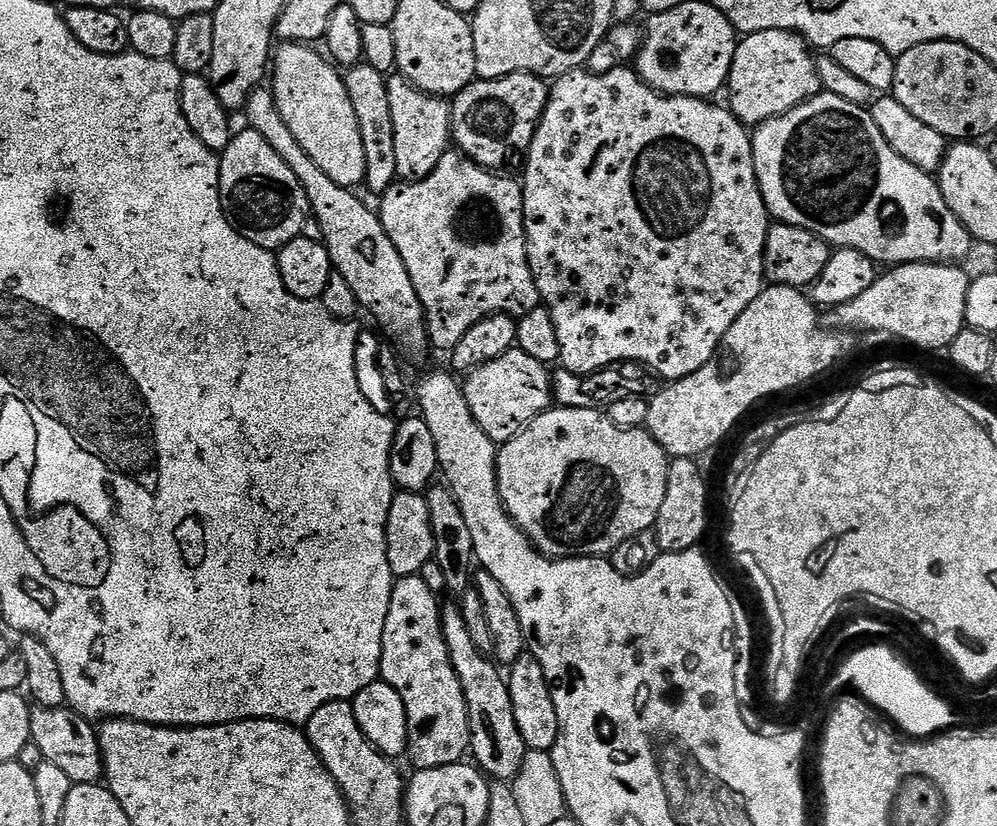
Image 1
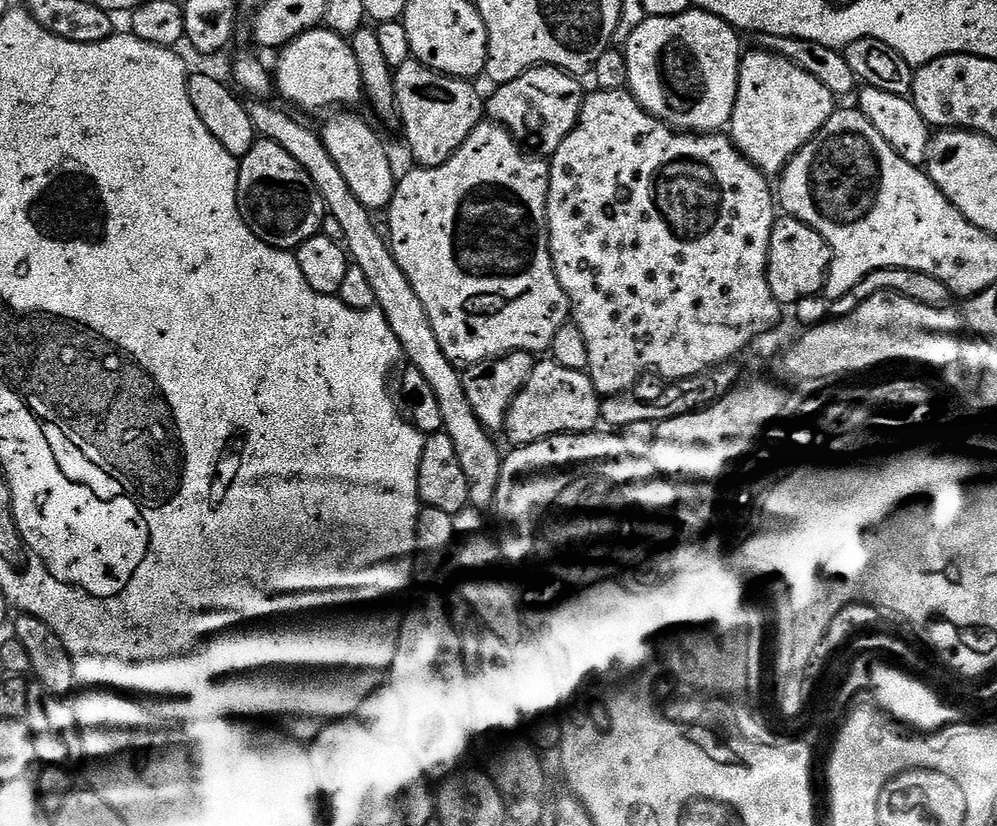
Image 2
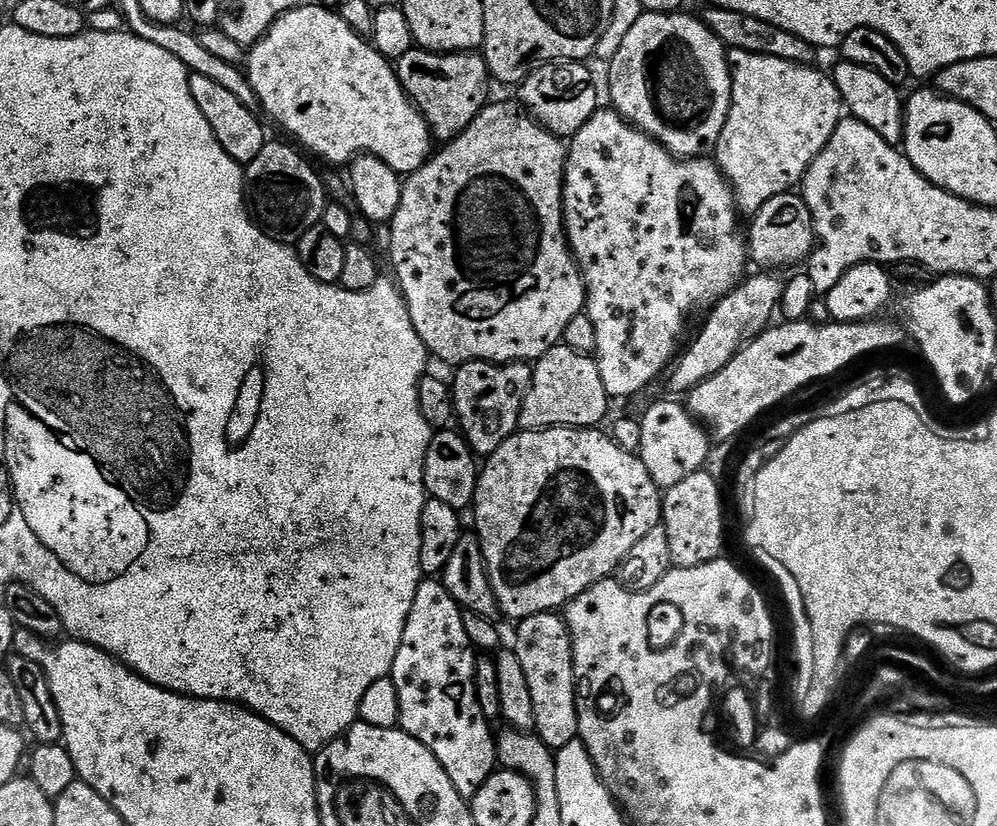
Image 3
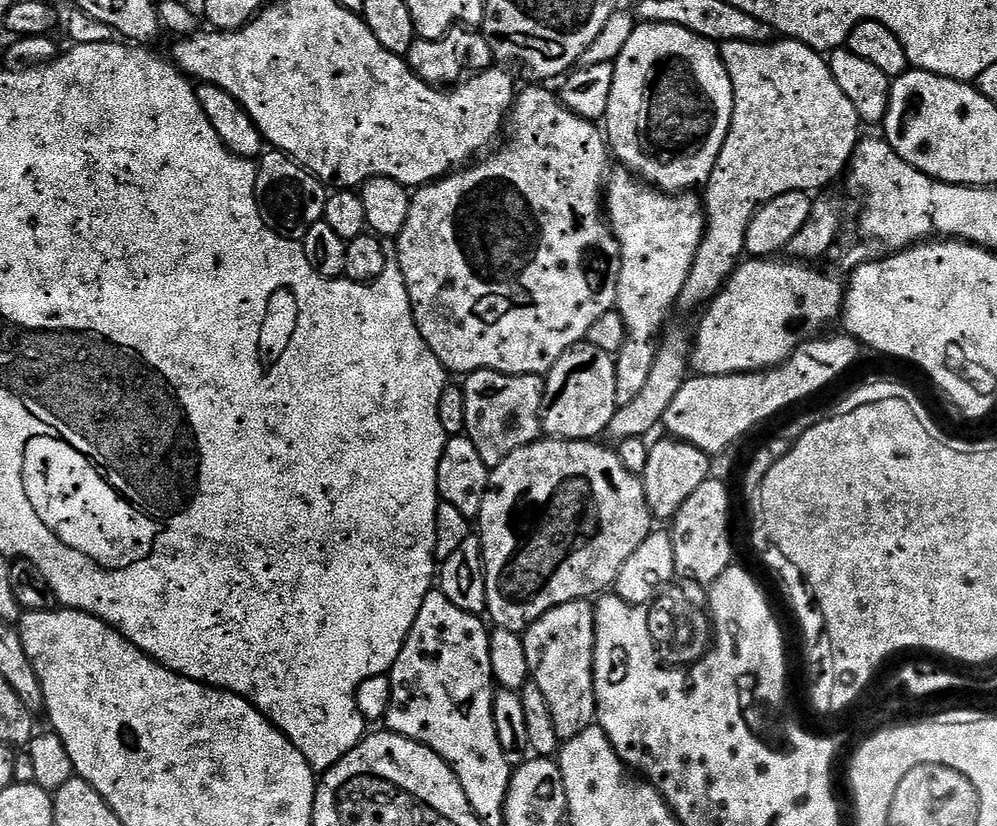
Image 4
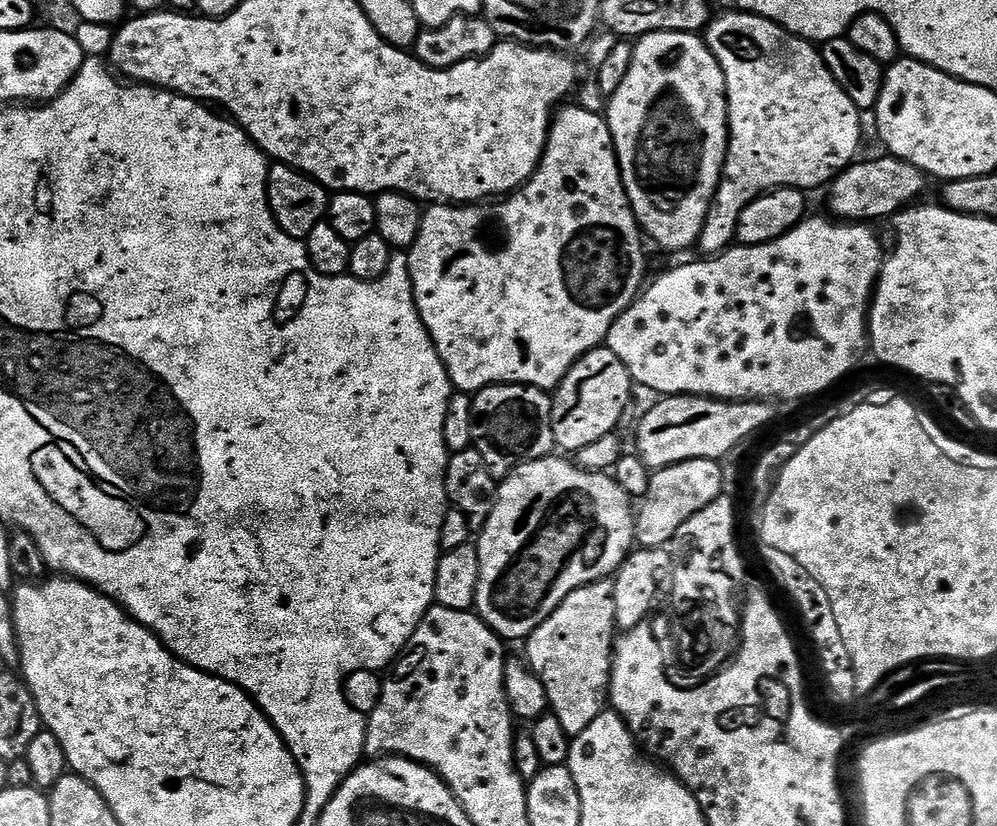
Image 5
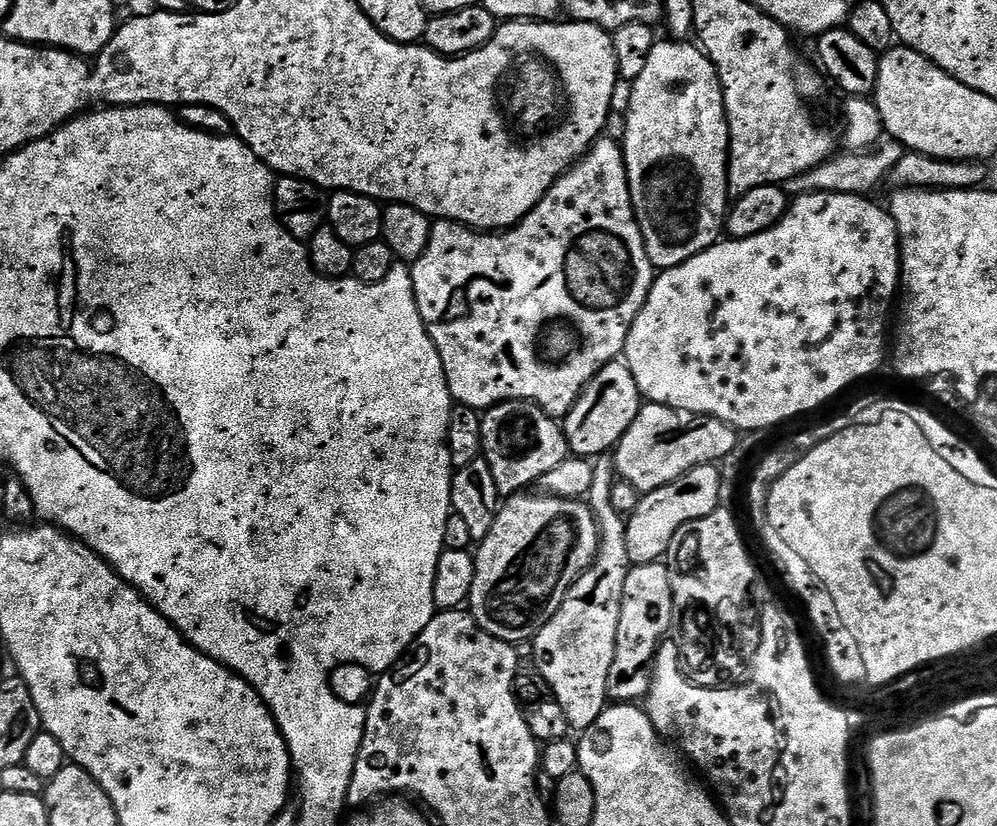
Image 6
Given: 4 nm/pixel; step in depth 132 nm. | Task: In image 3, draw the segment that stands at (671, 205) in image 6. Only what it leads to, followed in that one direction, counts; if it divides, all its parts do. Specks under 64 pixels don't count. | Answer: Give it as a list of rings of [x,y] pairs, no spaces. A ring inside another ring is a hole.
[[[683,11],[678,12],[644,12],[638,18],[638,22],[631,27],[629,34],[622,41],[618,54],[607,65],[608,69],[608,92],[612,95],[611,107],[619,112],[633,128],[645,132],[650,139],[663,144],[667,152],[681,158],[704,158],[715,149],[718,138],[722,134],[722,126],[726,126],[726,118],[732,101],[732,72],[728,68],[728,52],[724,43],[704,25],[703,19],[692,16],[684,16]]]

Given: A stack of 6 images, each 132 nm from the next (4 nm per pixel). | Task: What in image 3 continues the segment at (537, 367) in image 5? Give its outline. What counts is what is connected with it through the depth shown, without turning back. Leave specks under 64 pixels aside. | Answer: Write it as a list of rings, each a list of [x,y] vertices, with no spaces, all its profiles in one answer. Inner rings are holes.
[[[488,102],[461,136],[455,136],[441,148],[444,149],[441,152],[439,149],[418,171],[403,181],[402,198],[387,229],[388,252],[392,255],[392,268],[396,271],[394,279],[404,295],[404,305],[414,322],[414,330],[418,330],[422,342],[435,359],[437,356],[451,366],[468,364],[472,360],[485,360],[491,364],[535,362],[563,341],[566,326],[570,326],[571,320],[585,311],[588,298],[588,291],[584,289],[584,275],[576,265],[576,259],[568,247],[568,236],[564,233],[565,141],[536,123],[519,103]]]

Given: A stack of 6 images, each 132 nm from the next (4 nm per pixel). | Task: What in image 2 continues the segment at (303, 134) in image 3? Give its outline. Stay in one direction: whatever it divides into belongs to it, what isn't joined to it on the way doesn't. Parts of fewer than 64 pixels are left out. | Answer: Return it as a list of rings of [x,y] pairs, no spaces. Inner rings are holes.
[[[326,27],[312,28],[279,49],[274,64],[274,88],[304,112],[316,112],[327,104],[356,106],[361,103],[362,89],[358,62],[352,53],[351,43],[345,37]]]

